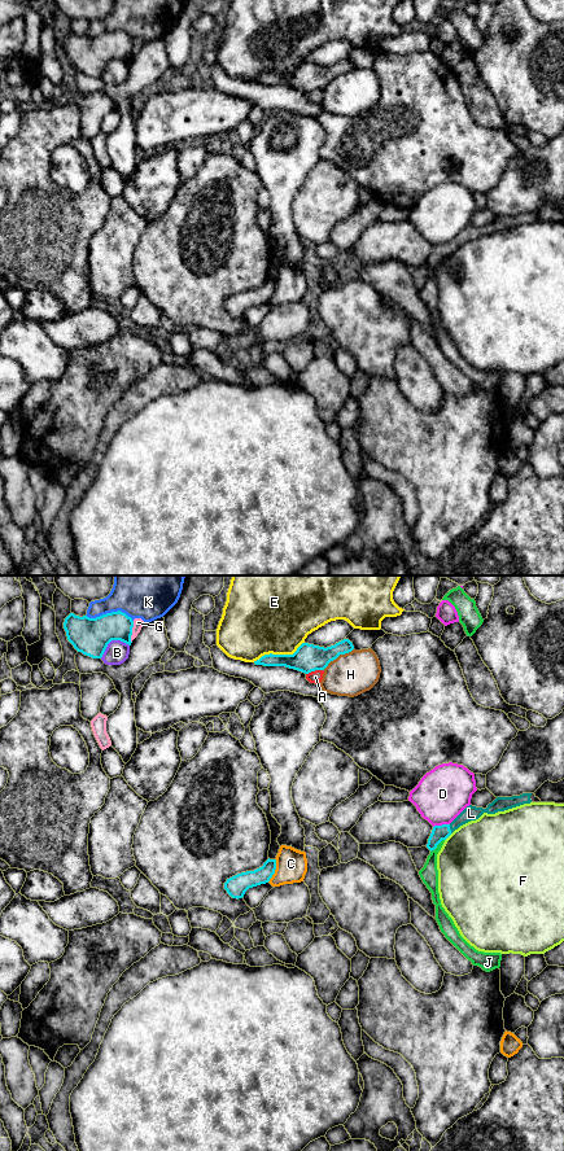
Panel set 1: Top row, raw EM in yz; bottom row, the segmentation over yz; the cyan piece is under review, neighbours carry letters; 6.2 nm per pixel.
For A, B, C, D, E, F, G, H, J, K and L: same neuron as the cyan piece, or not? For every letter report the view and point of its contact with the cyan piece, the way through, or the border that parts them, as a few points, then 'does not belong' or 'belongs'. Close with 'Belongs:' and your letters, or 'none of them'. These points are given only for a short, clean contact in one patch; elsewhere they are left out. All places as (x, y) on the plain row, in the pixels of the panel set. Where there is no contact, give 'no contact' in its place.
A: meets cyan in yz at (314, 90); does not belong
B: meets cyan in yz at (112, 58); does not belong
C: meets cyan in yz at (275, 288); does not belong
D: meets cyan in yz at (442, 244); does not belong
E: meets cyan in yz at (278, 74); does not belong
F: meets cyan in yz at (447, 255); does not belong
G: meets cyan in yz at (131, 51); border along yz (134, 40), (131, 61); does not belong
H: meets cyan in yz at (337, 75); does not belong
J: meets cyan in yz at (437, 263); does not belong
K: meets cyan in yz at (110, 33); does not belong
L: meets cyan in yz at (449, 248); runs through yz (440, 252), (449, 248), (471, 232); belongs
Belongs: L

